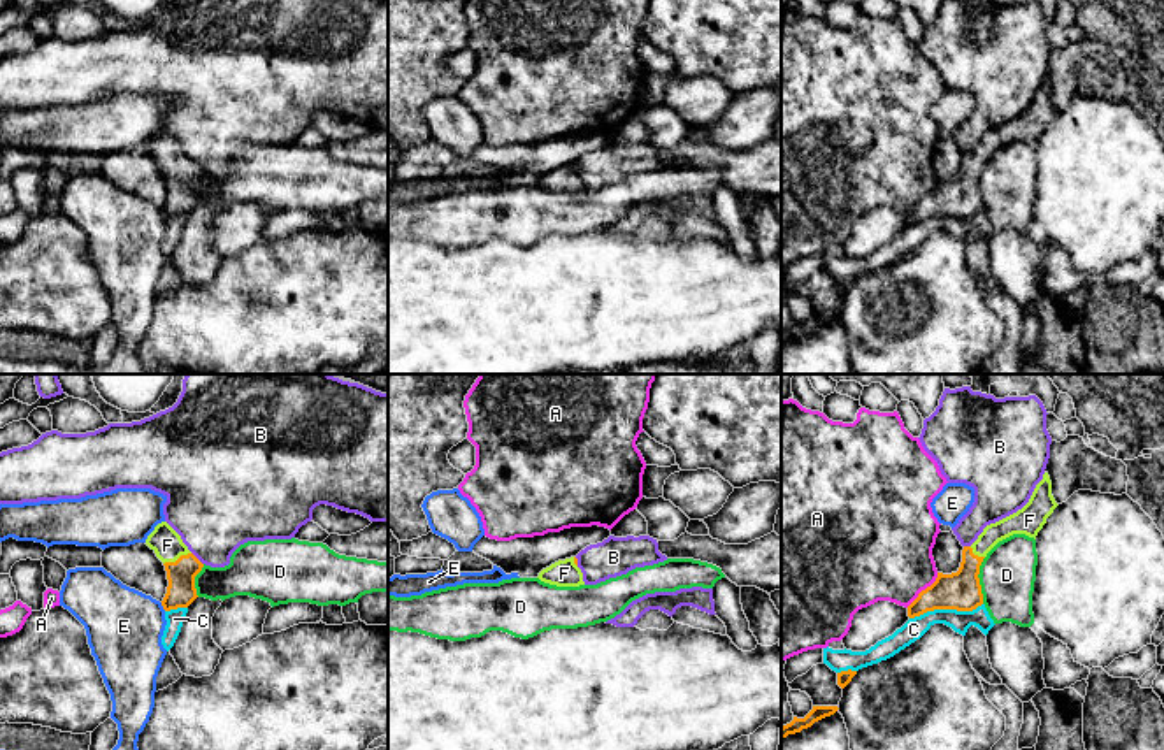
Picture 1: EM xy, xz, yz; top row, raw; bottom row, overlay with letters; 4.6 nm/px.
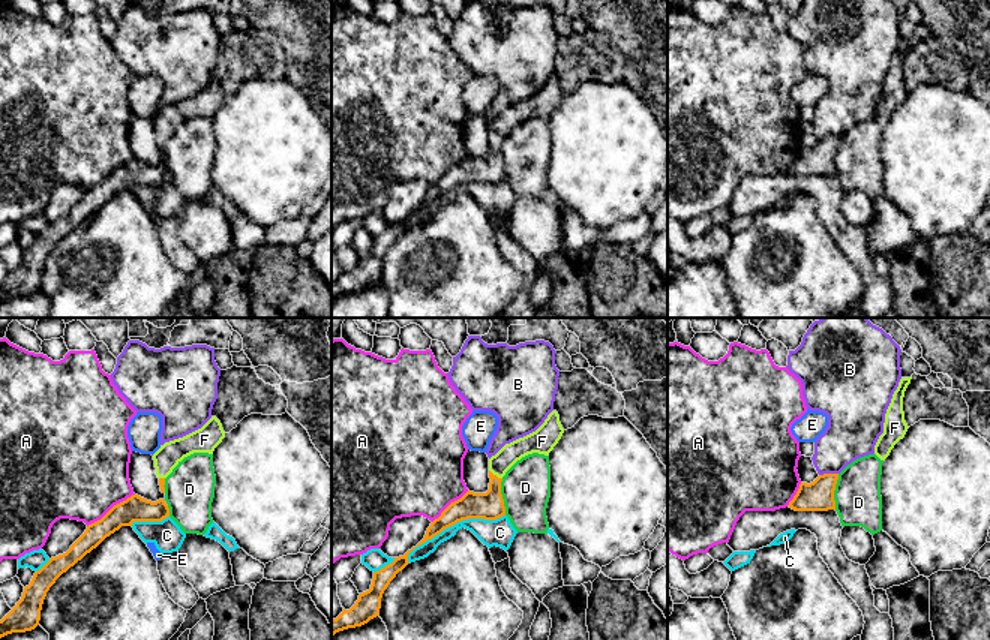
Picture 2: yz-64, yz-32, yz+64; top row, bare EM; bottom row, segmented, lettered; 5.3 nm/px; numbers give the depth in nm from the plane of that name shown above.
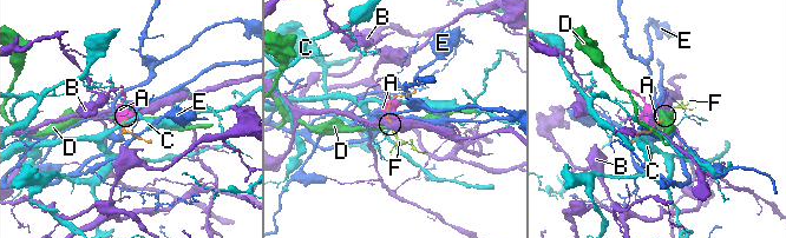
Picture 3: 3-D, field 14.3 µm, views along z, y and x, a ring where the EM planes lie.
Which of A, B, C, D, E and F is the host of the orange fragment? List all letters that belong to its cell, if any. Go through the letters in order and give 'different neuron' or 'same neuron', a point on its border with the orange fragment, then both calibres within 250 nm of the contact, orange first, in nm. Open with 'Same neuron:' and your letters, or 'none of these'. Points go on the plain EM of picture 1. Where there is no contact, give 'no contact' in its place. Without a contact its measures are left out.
Same neuron: F
A: different neuron; meets orange in yz at (926, 195); 180 nm thick on the orange side, 440 nm on the other
B: different neuron; meets orange in xy at (197, 165); 140 nm thick on the orange side, 400 nm on the other
C: different neuron; meets orange in yz at (945, 215); 180 nm thick on the orange side, 100 nm on the other
D: different neuron; meets orange in yz at (978, 187); 180 nm thick on the orange side, 260 nm on the other
E: different neuron; meets orange in xy at (162, 211); 140 nm thick on the orange side, 340 nm on the other
F: same neuron; meets orange in xy at (178, 165); 140 nm thick on the orange side, 140 nm on the other

